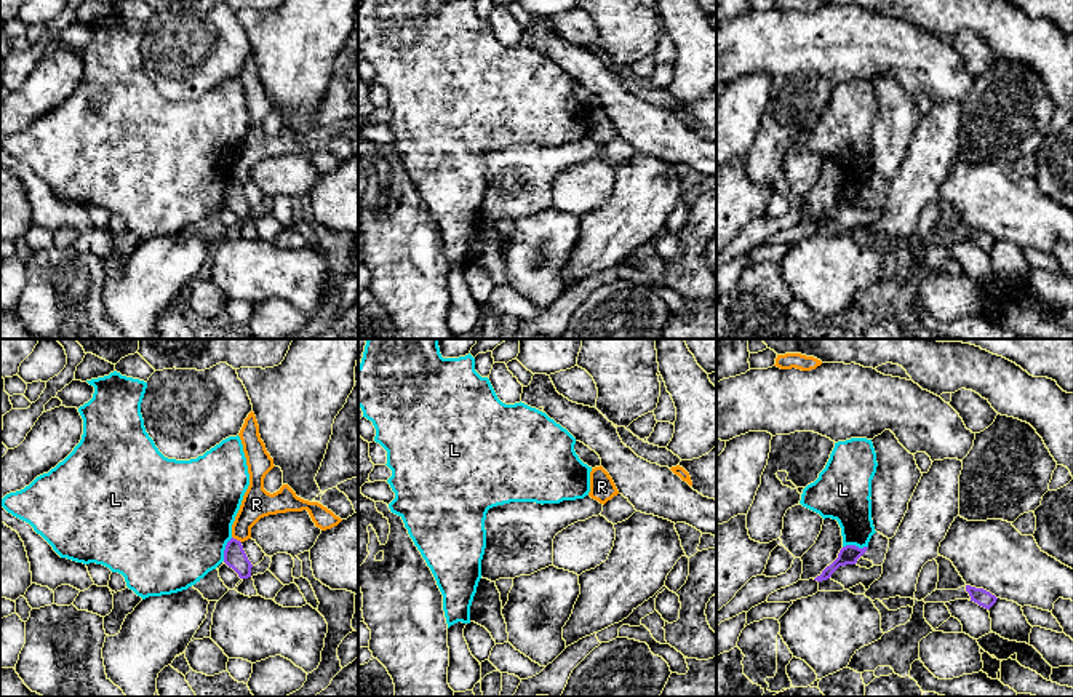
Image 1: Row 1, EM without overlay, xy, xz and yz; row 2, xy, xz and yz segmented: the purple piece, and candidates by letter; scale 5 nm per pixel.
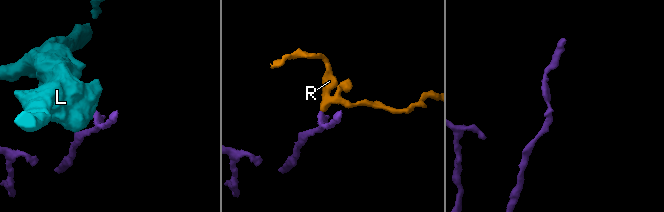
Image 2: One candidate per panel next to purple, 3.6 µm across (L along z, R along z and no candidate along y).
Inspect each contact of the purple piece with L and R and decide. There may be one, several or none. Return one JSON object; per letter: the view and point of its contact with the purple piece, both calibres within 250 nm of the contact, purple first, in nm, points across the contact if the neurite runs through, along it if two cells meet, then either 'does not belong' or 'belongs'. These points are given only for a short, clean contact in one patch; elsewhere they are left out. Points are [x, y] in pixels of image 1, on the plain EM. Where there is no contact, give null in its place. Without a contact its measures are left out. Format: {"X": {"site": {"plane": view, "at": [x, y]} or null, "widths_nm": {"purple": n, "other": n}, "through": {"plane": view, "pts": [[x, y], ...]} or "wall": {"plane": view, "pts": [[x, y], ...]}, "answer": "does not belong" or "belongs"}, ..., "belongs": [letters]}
{"L": {"site": {"plane": "yz", "at": [854, 187]}, "widths_nm": {"purple": 100, "other": 240}, "wall": {"plane": "yz", "pts": [[867, 187], [843, 189]]}, "answer": "does not belong"}, "R": {"site": {"plane": "xy", "at": [235, 181]}, "widths_nm": {"purple": 110, "other": 150}, "wall": {"plane": "xy", "pts": [[232, 178], [240, 184]]}, "answer": "does not belong"}, "belongs": []}

